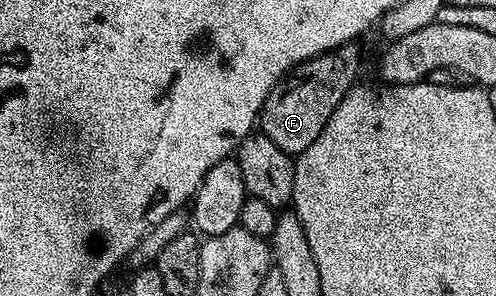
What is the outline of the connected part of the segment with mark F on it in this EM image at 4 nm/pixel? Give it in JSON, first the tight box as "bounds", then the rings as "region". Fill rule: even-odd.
{"bounds":[259,43,361,155],"region":[[[353,43],[343,45],[331,53],[320,53],[318,57],[312,57],[302,65],[296,65],[293,72],[285,74],[281,82],[269,92],[259,114],[259,129],[267,135],[267,139],[271,139],[271,143],[275,143],[275,147],[290,155],[296,155],[307,151],[307,147],[311,147],[311,143],[319,139],[319,131],[327,127],[327,119],[331,119],[335,107],[339,107],[341,100],[358,80],[357,72],[361,69],[361,57],[357,54],[357,47]]]}

